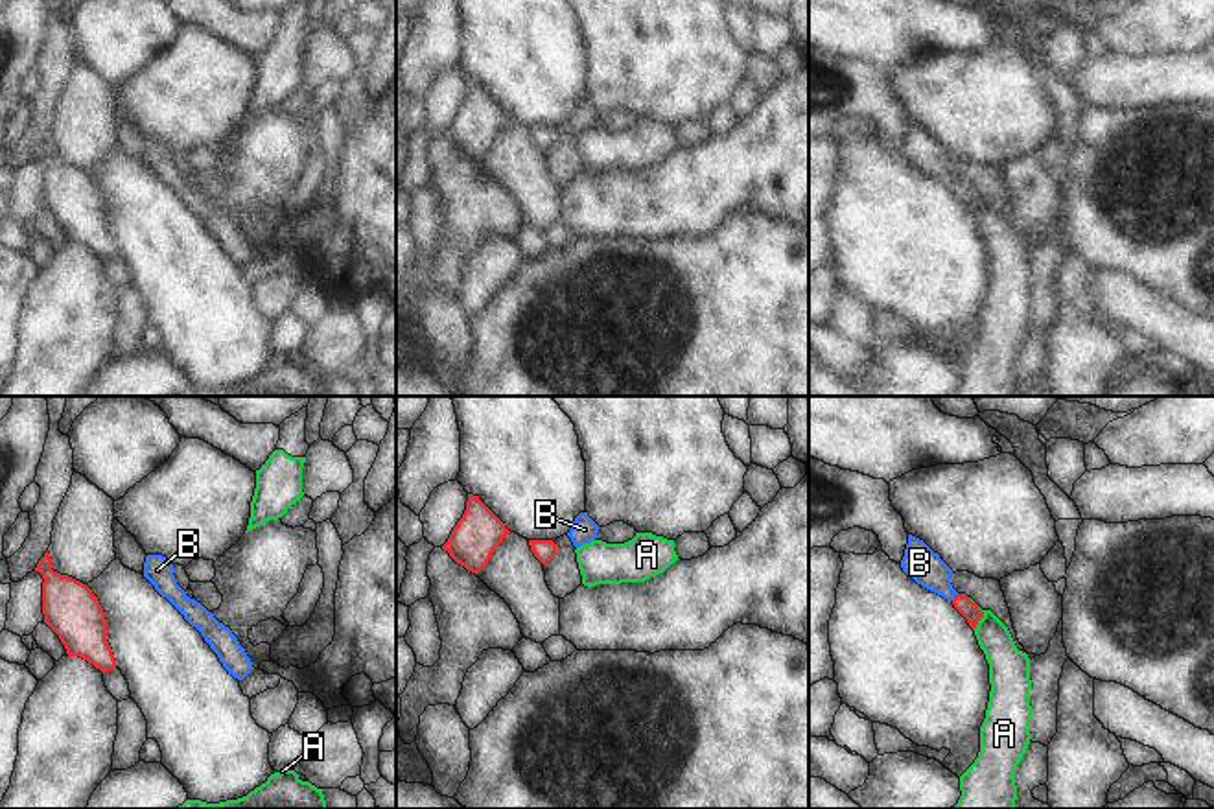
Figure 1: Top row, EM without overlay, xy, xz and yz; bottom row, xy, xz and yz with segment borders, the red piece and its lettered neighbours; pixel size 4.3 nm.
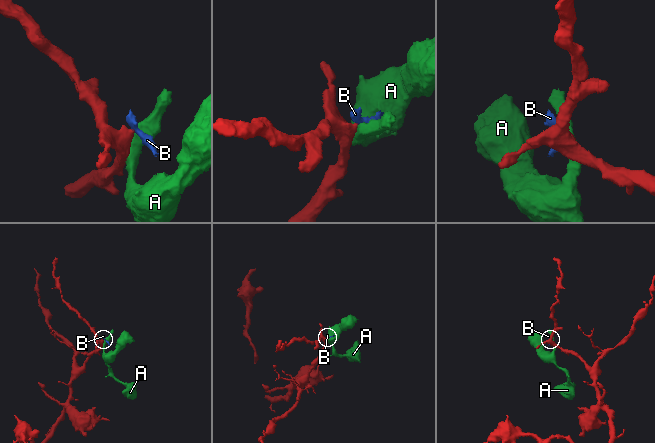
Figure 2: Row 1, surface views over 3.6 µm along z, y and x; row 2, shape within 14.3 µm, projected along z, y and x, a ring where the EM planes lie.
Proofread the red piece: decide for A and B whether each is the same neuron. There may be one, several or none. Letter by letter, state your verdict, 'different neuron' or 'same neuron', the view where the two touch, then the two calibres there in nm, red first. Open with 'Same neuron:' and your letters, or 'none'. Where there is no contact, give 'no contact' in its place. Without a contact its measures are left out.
Same neuron: none
A: different neuron; contact in yz; calibres 80 and 180 nm
B: different neuron; contact in yz; calibres 80 and 150 nm

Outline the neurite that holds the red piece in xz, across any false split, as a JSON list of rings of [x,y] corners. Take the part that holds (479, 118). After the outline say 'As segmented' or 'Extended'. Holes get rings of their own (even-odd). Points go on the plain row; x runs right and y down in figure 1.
[[[468,81],[466,98],[442,136],[457,151],[477,162],[508,120],[479,83]]]. As segmented.

